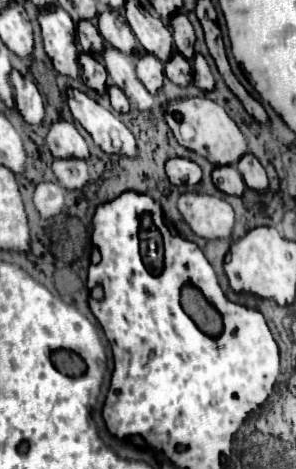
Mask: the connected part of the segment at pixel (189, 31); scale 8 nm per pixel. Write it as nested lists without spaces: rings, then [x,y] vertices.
[[[183,13],[173,15],[171,25],[173,25],[173,39],[175,39],[177,53],[181,53],[185,59],[193,59],[195,57],[195,31],[193,31],[193,25],[189,23],[189,19]]]

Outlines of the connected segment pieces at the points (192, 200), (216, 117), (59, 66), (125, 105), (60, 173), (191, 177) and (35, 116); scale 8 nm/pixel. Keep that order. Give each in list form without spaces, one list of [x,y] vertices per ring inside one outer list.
[[[185,193],[179,197],[179,213],[191,231],[203,239],[227,239],[233,233],[235,213],[219,197]]]
[[[193,97],[193,99],[183,99],[183,101],[171,101],[167,123],[183,147],[191,149],[193,153],[197,153],[199,157],[207,159],[209,163],[217,167],[235,165],[245,153],[249,153],[247,139],[237,127],[237,123],[227,115],[227,111],[221,105],[213,103],[211,99]]]
[[[59,5],[39,11],[39,23],[43,29],[45,53],[49,55],[53,67],[67,77],[79,79],[83,75],[79,63],[79,41],[77,25]]]
[[[111,85],[111,87],[107,89],[107,93],[109,93],[109,99],[111,99],[111,107],[113,107],[115,111],[119,111],[119,113],[129,113],[131,105],[129,105],[127,97],[123,95],[123,91],[119,91],[119,87]]]
[[[57,159],[53,163],[53,173],[59,183],[69,191],[81,191],[89,183],[87,165],[79,159]]]
[[[169,159],[167,165],[167,177],[175,187],[183,185],[197,185],[201,181],[201,169],[189,161],[189,159]]]
[[[11,71],[11,83],[15,87],[15,103],[17,103],[17,111],[19,115],[31,123],[31,125],[39,125],[45,117],[45,105],[43,105],[43,97],[37,89],[37,85],[29,79],[25,79],[19,71]]]

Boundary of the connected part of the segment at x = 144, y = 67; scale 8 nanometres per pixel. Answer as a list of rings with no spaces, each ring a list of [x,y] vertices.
[[[139,53],[137,55],[137,75],[139,75],[139,81],[147,87],[147,91],[157,95],[165,81],[165,67],[153,55]]]

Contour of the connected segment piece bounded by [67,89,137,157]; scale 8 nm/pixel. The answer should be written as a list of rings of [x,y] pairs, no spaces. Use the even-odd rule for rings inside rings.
[[[69,89],[67,91],[67,105],[81,123],[81,127],[93,137],[95,145],[111,155],[111,151],[119,151],[121,157],[135,157],[137,143],[133,133],[107,109],[103,109],[95,99],[87,97],[83,91]]]

